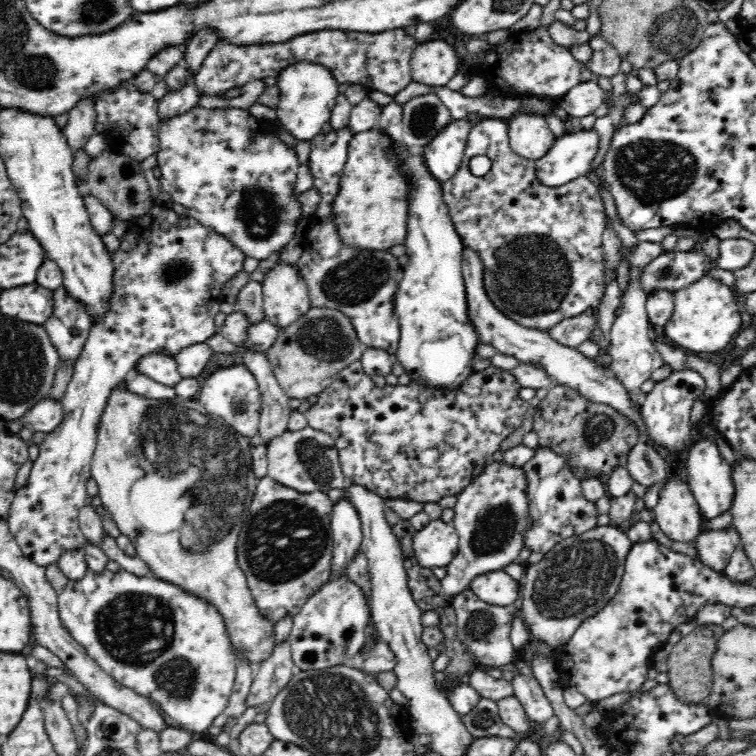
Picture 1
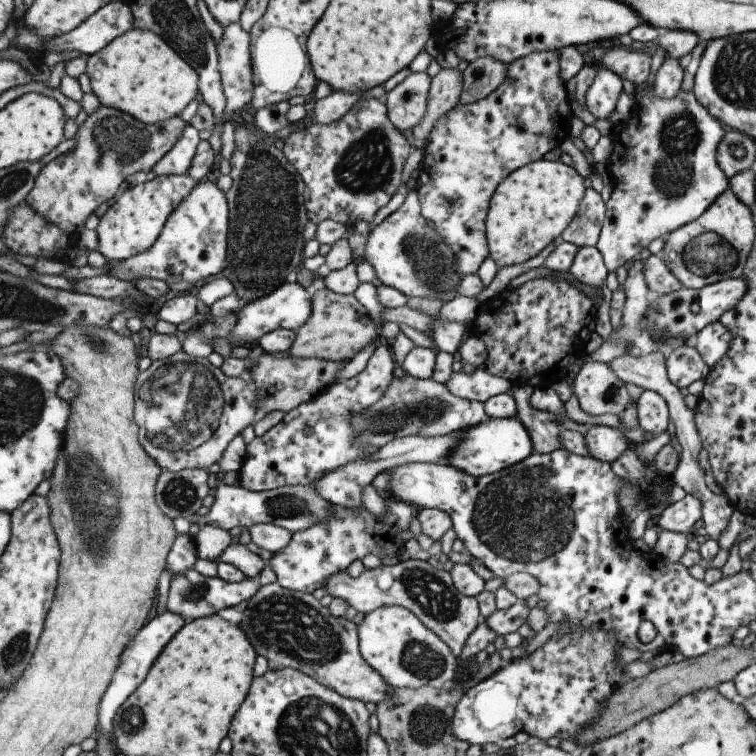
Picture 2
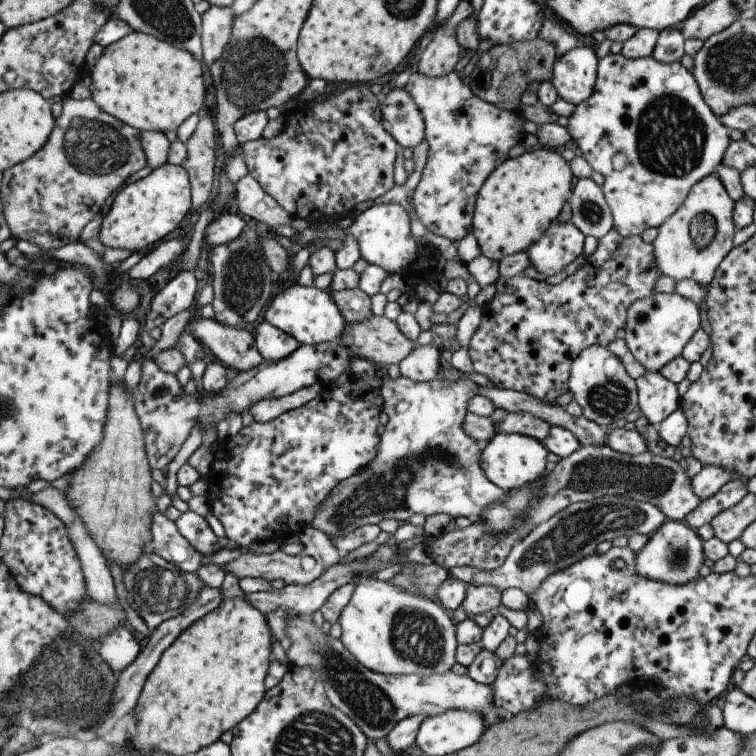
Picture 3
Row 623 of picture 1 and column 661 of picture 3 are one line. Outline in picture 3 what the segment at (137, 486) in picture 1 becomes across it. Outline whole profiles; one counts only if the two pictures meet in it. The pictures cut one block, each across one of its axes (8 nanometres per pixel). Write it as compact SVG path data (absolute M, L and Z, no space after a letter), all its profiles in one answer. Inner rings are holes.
M714 174L691 186L683 203L656 229L656 238L651 243L660 274L675 282L690 279L707 288L717 266L732 250L732 237L737 231L732 222L733 206L723 184Z

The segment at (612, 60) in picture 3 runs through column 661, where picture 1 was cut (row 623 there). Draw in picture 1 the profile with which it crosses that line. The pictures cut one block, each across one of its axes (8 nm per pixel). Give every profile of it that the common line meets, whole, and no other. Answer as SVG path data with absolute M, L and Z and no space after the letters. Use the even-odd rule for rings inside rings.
M123 569L118 573L110 573L106 570L104 573L96 574L91 570L86 572L86 576L78 582L71 580L66 588L58 594L58 610L62 625L68 630L72 638L93 658L102 670L105 670L116 681L132 690L136 691L140 696L156 702L159 711L164 715L168 725L178 726L179 728L191 731L196 736L207 736L207 731L212 726L212 721L218 714L224 713L224 709L232 694L235 683L235 674L237 673L237 658L233 651L233 646L228 641L228 633L224 629L222 617L218 611L201 598L188 594L185 590L164 582L162 579L153 578L152 576L136 576L130 574Z

